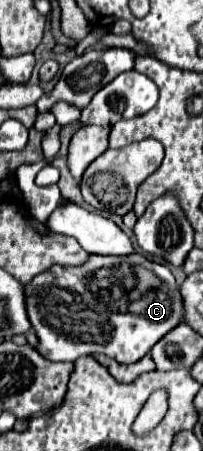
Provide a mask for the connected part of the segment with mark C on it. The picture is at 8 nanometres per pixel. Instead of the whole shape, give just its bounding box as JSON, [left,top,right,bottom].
[26,255,182,365]

